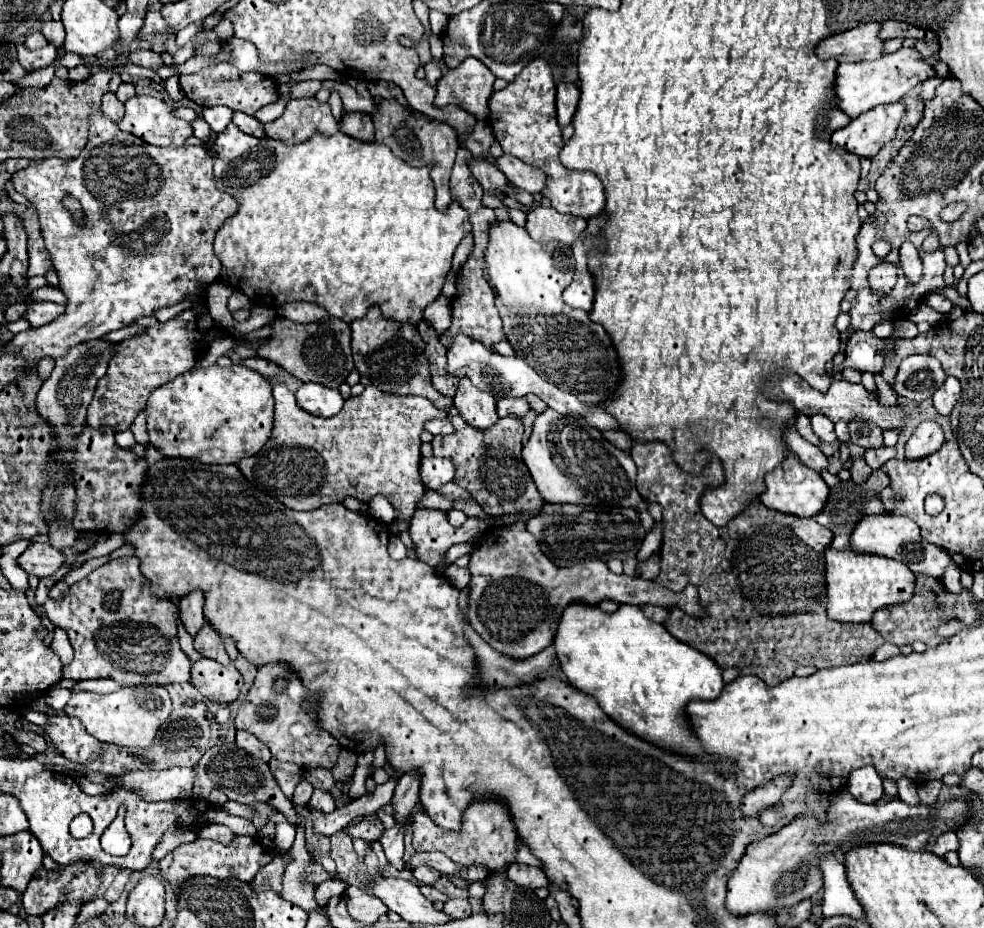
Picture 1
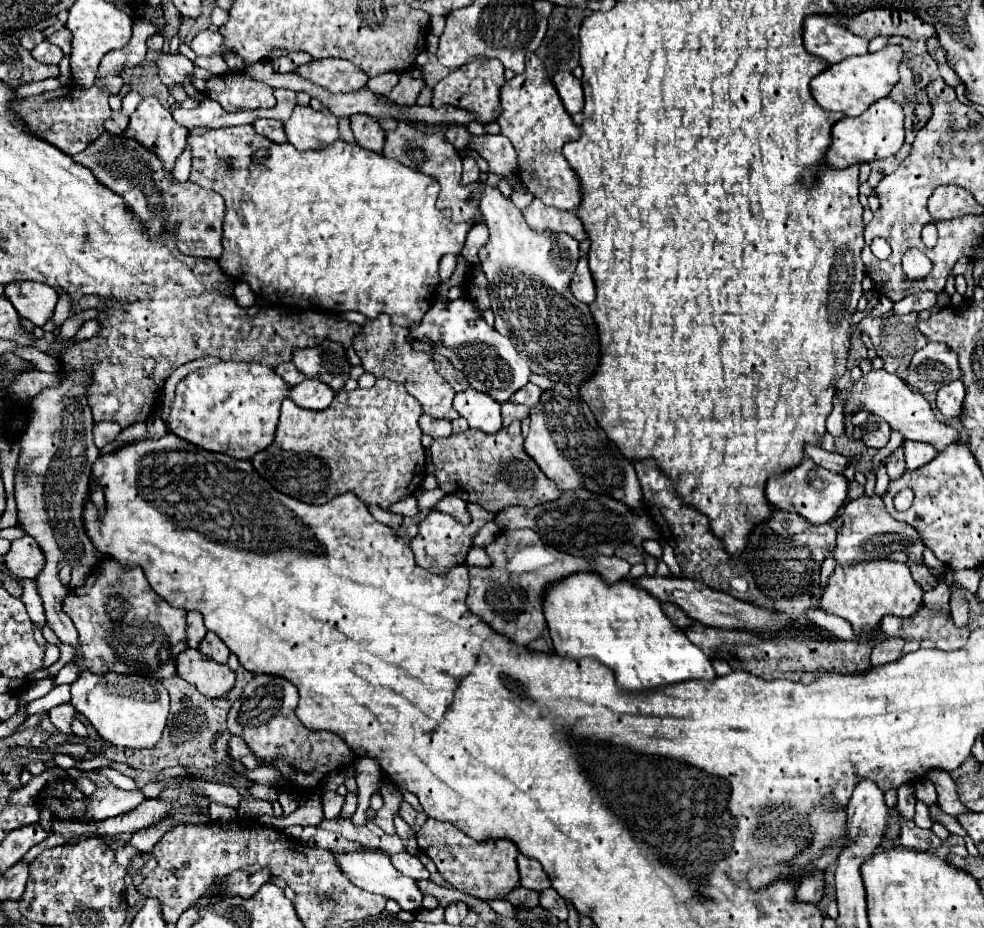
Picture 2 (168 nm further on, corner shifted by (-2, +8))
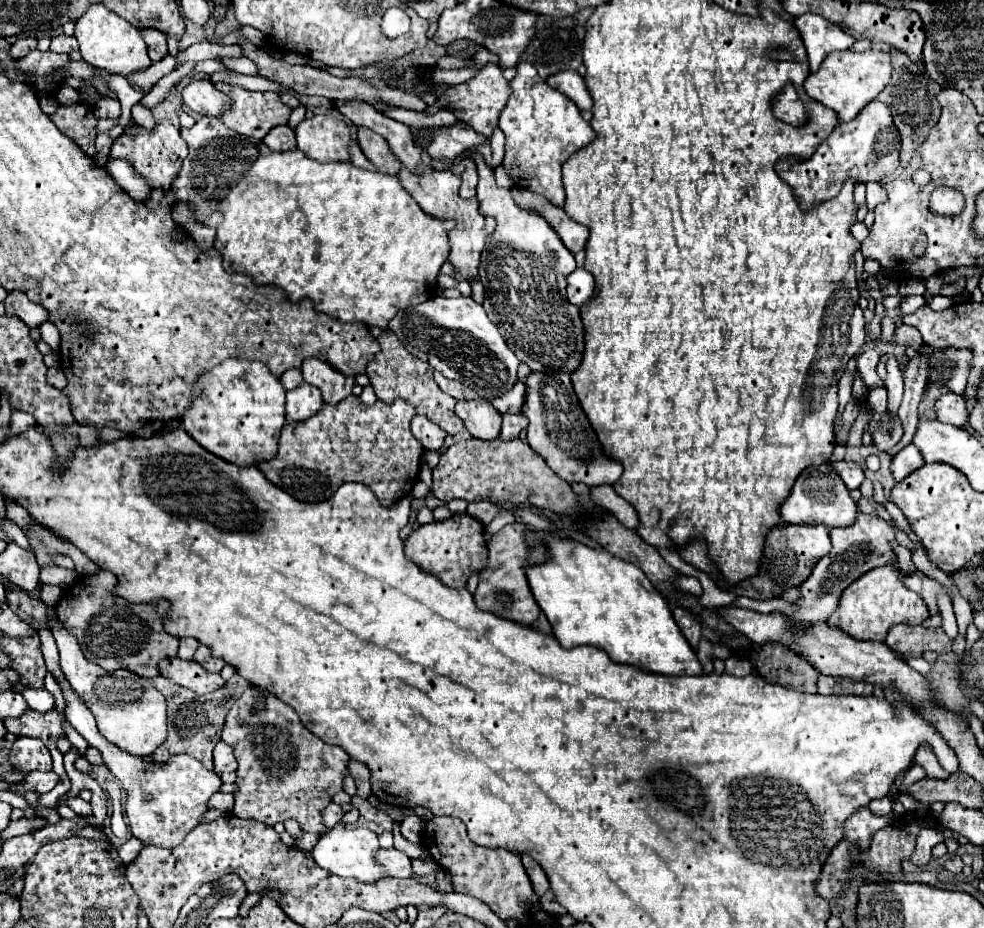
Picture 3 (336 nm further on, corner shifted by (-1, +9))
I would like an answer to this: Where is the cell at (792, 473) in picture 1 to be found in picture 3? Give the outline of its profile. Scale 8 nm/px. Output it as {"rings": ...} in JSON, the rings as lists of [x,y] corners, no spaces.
{"rings":[[[828,465],[820,467],[808,467],[800,473],[796,479],[790,495],[780,505],[780,515],[786,523],[808,523],[808,525],[826,525],[826,527],[846,527],[856,521],[858,509],[856,503],[850,497],[848,487],[842,483],[842,479],[834,473],[834,469]]]}

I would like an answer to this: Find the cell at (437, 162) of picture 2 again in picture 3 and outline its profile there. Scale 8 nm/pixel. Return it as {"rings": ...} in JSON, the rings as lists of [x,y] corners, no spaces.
{"rings":[[[426,163],[418,165],[418,173],[406,171],[402,167],[398,171],[398,179],[402,187],[418,201],[418,205],[440,219],[454,219],[456,221],[456,231],[450,233],[450,263],[456,267],[456,279],[466,279],[472,281],[478,275],[478,263],[480,263],[480,253],[484,249],[486,239],[490,237],[490,231],[486,229],[486,219],[478,213],[478,201],[476,199],[460,199],[458,189],[460,189],[460,175],[454,175],[452,171],[438,171]]]}

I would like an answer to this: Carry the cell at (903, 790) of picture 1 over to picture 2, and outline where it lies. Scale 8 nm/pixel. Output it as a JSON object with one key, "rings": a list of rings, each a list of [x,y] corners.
{"rings":[[[917,802],[915,824],[917,824],[919,828],[925,828],[925,830],[929,830],[929,828],[933,826],[933,820],[931,820],[931,816],[929,816],[929,810],[927,810],[927,806],[925,806],[923,802]]]}

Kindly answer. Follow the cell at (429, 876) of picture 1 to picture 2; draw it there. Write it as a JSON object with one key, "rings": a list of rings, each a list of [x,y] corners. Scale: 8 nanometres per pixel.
{"rings":[[[399,852],[399,854],[393,854],[391,856],[391,864],[403,872],[405,876],[409,878],[415,878],[415,880],[421,880],[421,878],[429,878],[429,872],[425,870],[425,866],[421,864],[421,860],[413,854],[407,854],[407,852]]]}

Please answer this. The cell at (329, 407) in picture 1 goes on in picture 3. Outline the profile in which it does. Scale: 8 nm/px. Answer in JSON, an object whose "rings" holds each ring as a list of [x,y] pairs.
{"rings":[[[302,383],[300,387],[286,393],[286,419],[302,421],[320,411],[324,405],[318,387],[310,387],[310,383]]]}

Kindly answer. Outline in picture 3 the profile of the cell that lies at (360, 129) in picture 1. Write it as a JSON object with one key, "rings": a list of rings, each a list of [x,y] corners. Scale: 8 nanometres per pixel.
{"rings":[[[358,127],[358,145],[364,151],[364,155],[372,161],[372,165],[382,171],[382,173],[392,173],[396,175],[400,169],[398,159],[392,155],[386,139],[382,139],[378,133],[366,129],[366,127]]]}

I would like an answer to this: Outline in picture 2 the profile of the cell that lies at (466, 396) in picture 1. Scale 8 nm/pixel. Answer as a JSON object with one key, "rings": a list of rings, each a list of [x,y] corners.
{"rings":[[[467,388],[459,392],[453,400],[453,408],[469,422],[471,428],[493,434],[503,428],[501,424],[501,406],[483,392]]]}

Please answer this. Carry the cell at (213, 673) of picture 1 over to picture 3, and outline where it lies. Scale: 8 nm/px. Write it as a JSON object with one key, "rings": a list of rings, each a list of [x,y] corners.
{"rings":[[[178,657],[162,659],[158,669],[164,677],[172,679],[176,685],[190,687],[198,695],[206,695],[206,693],[212,693],[212,691],[218,691],[220,687],[224,687],[224,679],[220,677],[220,673],[206,671],[194,659],[190,659],[190,661],[182,661]]]}

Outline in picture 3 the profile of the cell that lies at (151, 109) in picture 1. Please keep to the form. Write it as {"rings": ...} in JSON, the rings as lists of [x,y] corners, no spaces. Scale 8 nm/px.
{"rings":[[[168,119],[158,121],[154,129],[144,129],[142,125],[134,125],[134,135],[122,133],[110,151],[110,157],[120,157],[120,159],[130,161],[134,169],[142,177],[146,177],[150,187],[162,187],[162,189],[168,189],[172,185],[178,173],[178,167],[186,155],[188,155],[186,141],[180,137],[180,131]]]}

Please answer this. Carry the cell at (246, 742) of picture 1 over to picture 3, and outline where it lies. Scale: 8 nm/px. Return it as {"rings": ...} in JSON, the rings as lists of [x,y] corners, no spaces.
{"rings":[[[218,743],[214,747],[214,771],[224,773],[224,771],[234,771],[236,769],[236,759],[234,759],[234,749],[228,743]]]}

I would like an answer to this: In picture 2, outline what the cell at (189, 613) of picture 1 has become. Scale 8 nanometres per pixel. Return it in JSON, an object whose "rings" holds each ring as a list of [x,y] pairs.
{"rings":[[[187,612],[187,648],[197,648],[205,632],[203,616],[199,616],[199,612]]]}

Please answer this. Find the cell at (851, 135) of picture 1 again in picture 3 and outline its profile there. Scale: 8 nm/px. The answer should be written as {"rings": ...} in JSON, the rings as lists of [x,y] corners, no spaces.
{"rings":[[[876,99],[868,103],[856,115],[856,119],[848,123],[838,123],[834,131],[818,145],[818,149],[810,159],[806,161],[782,159],[776,171],[794,189],[794,195],[798,197],[800,205],[808,209],[838,195],[842,183],[848,177],[852,177],[854,181],[868,183],[868,181],[882,181],[884,177],[892,175],[898,167],[898,153],[900,153],[900,135],[894,127],[890,107]]]}

